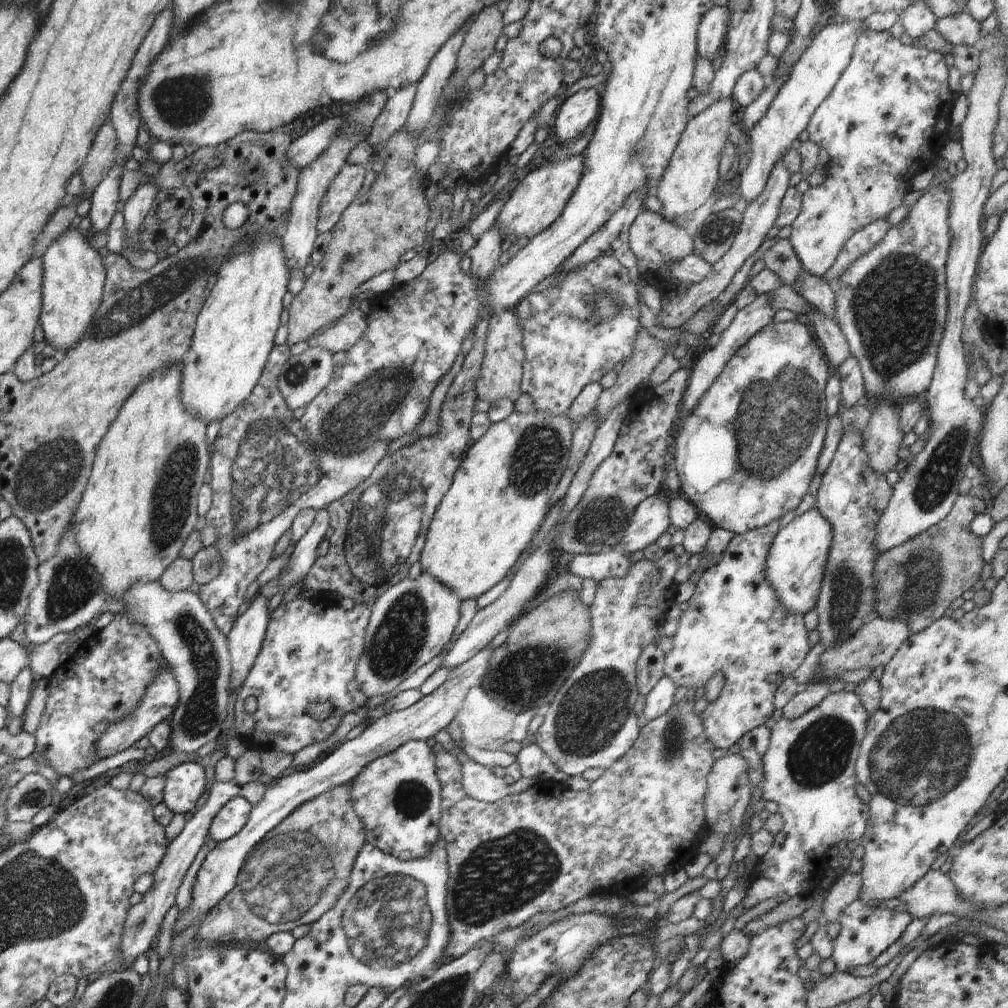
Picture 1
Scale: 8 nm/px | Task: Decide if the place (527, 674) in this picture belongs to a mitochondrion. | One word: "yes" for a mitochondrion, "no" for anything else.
yes

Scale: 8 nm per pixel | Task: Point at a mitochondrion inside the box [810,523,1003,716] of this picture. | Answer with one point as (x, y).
(921, 571)

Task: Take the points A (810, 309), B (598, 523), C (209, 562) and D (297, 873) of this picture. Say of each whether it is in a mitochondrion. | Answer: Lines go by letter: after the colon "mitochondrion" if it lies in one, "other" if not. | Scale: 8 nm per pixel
A: other
B: mitochondrion
C: mitochondrion
D: mitochondrion

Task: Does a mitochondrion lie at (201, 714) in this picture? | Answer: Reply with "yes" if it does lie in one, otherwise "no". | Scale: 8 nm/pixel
yes

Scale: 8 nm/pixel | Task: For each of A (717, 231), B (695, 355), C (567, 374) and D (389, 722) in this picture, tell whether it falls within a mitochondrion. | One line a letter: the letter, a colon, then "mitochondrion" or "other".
A: mitochondrion
B: other
C: other
D: other

